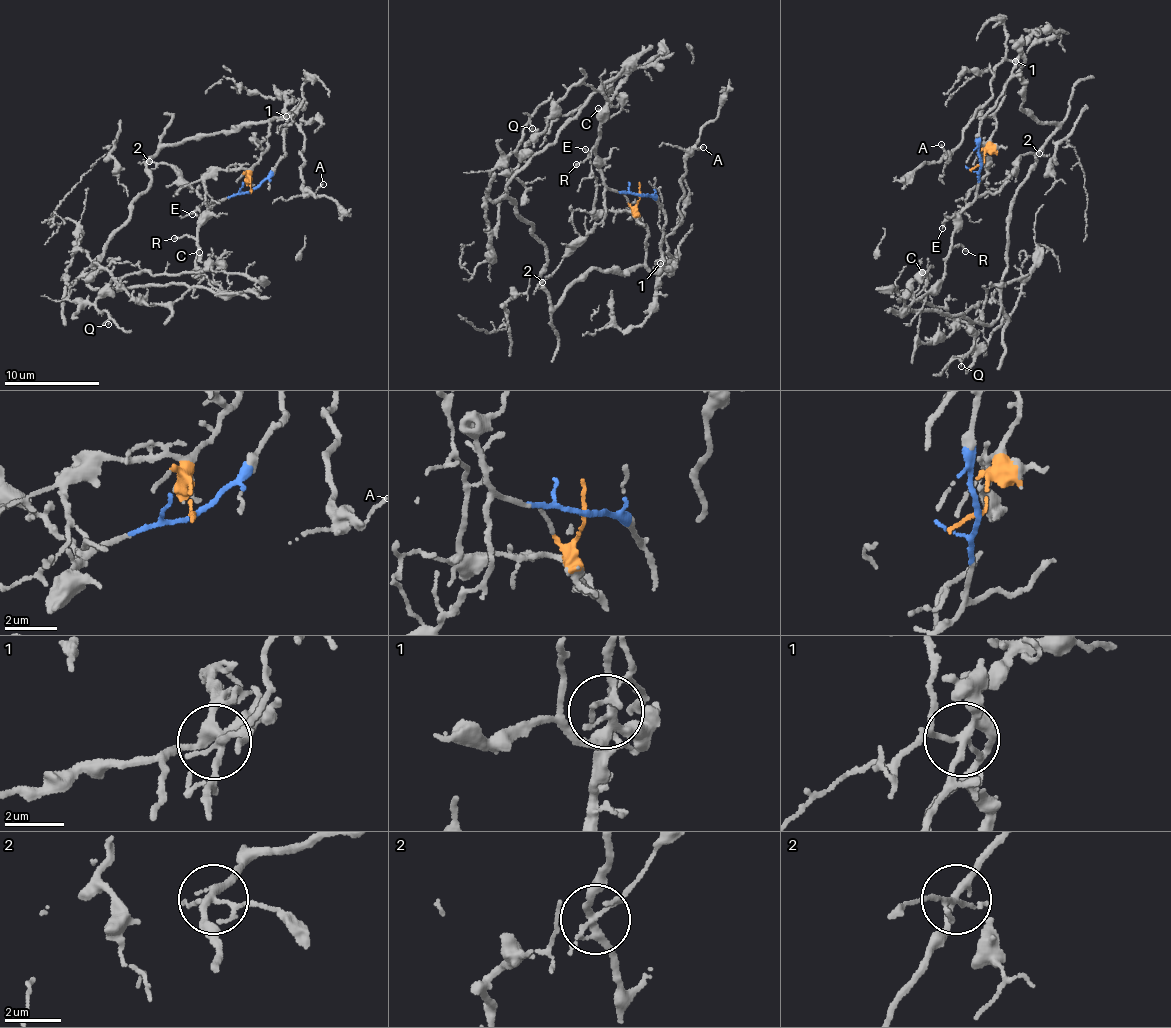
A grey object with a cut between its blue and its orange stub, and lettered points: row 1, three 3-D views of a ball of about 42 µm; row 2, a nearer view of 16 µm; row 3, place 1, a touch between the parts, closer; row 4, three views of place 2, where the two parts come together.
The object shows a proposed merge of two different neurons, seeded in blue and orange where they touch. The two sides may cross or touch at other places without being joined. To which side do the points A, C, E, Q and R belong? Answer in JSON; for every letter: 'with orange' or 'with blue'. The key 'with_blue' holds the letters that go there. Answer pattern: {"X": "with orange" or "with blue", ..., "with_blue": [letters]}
{"A": "with orange", "C": "with blue", "E": "with orange", "Q": "with orange", "R": "with blue", "with_blue": ["C", "R"]}

